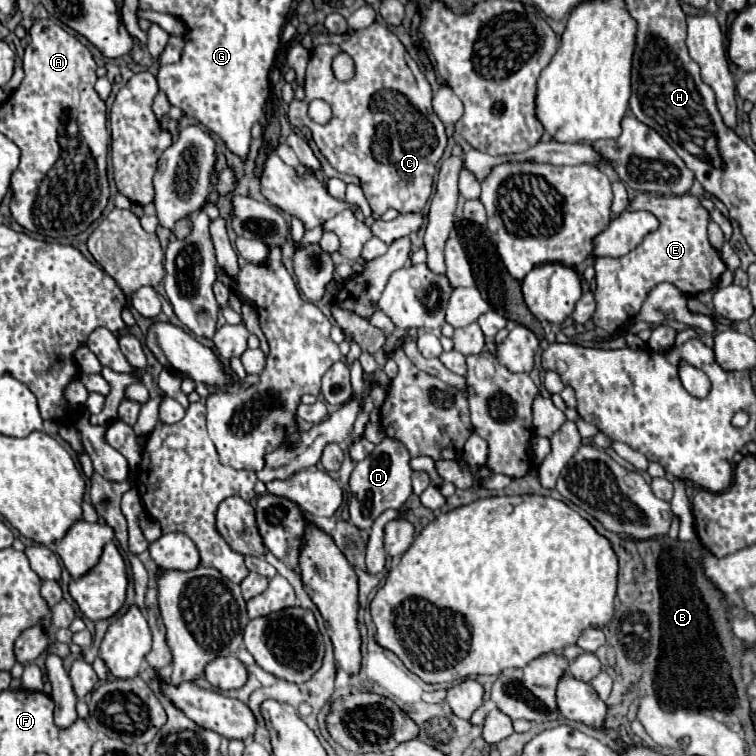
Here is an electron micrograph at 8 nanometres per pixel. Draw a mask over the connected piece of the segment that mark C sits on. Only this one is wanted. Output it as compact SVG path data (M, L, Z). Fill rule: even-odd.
M376 22L370 28L358 30L342 46L320 44L314 48L308 60L306 84L304 84L306 98L290 102L290 110L288 110L290 124L294 128L302 128L302 126L310 128L318 150L324 154L324 158L330 162L332 168L344 174L352 174L360 180L364 196L368 198L370 208L374 212L374 218L380 218L390 208L398 210L400 214L420 212L432 196L432 178L436 172L436 164L442 158L442 152L446 148L444 124L432 110L432 90L426 90L426 94L422 94L418 80L408 68L404 56L406 56L406 48L398 40L398 36L392 34L386 26ZM340 50L348 52L356 64L356 74L348 82L338 82L332 74L332 58ZM314 98L322 98L332 106L332 120L324 126L312 122L306 114L308 102Z

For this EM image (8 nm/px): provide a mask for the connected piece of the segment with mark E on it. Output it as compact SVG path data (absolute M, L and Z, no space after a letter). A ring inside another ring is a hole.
M638 194L628 210L648 210L662 224L660 230L648 234L632 252L620 258L596 258L596 312L594 324L606 332L616 332L628 318L640 312L648 292L660 282L672 282L684 294L696 296L718 284L720 274L726 270L722 258L708 242L710 212L700 204L700 198L684 194L672 198L660 198L654 194Z

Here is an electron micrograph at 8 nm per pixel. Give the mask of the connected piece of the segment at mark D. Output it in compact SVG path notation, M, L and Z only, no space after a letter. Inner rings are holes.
M384 438L368 458L362 462L356 462L352 476L350 476L350 490L352 490L352 500L350 500L350 520L364 530L370 530L374 520L384 512L384 510L398 510L408 496L412 494L410 478L412 478L412 468L408 466L410 454L406 446L398 440Z

